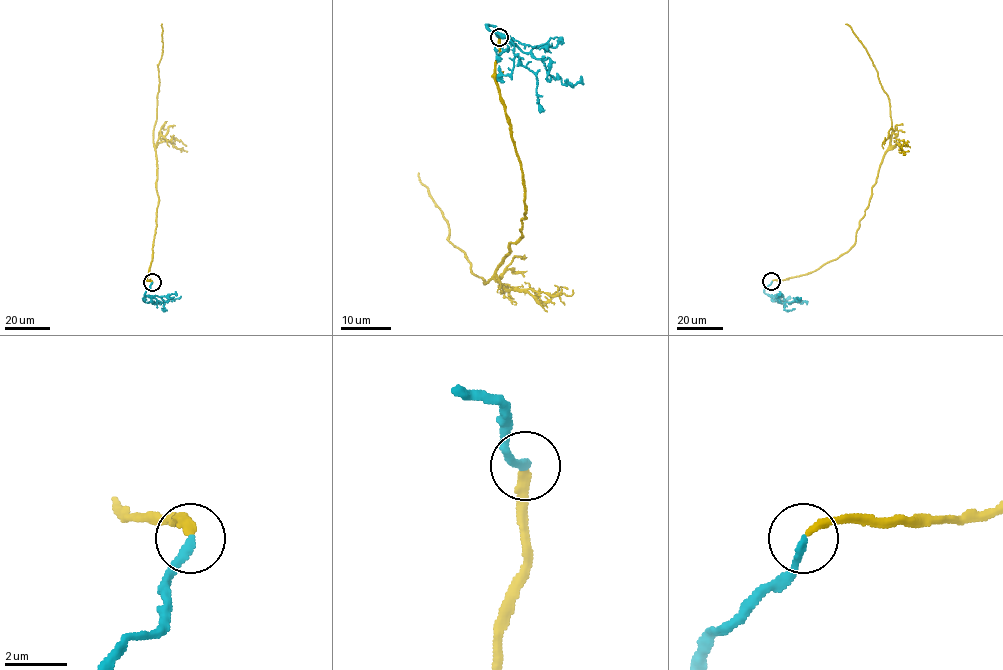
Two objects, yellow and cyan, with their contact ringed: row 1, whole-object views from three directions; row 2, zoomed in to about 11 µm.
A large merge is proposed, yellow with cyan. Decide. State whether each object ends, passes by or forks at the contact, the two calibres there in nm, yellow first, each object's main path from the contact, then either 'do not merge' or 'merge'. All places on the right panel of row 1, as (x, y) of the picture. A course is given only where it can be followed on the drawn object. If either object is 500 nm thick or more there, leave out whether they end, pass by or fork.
yellow ends; cyan ends; calibres 280 and 280 nm; course yellow (772, 281), (811, 273), (854, 244), (891, 140), (889, 97), (866, 49), (845, 24); course cyan (772, 281), (764, 292), (772, 297), (777, 295), (790, 302), (795, 298), (800, 299), (797, 297); merge

